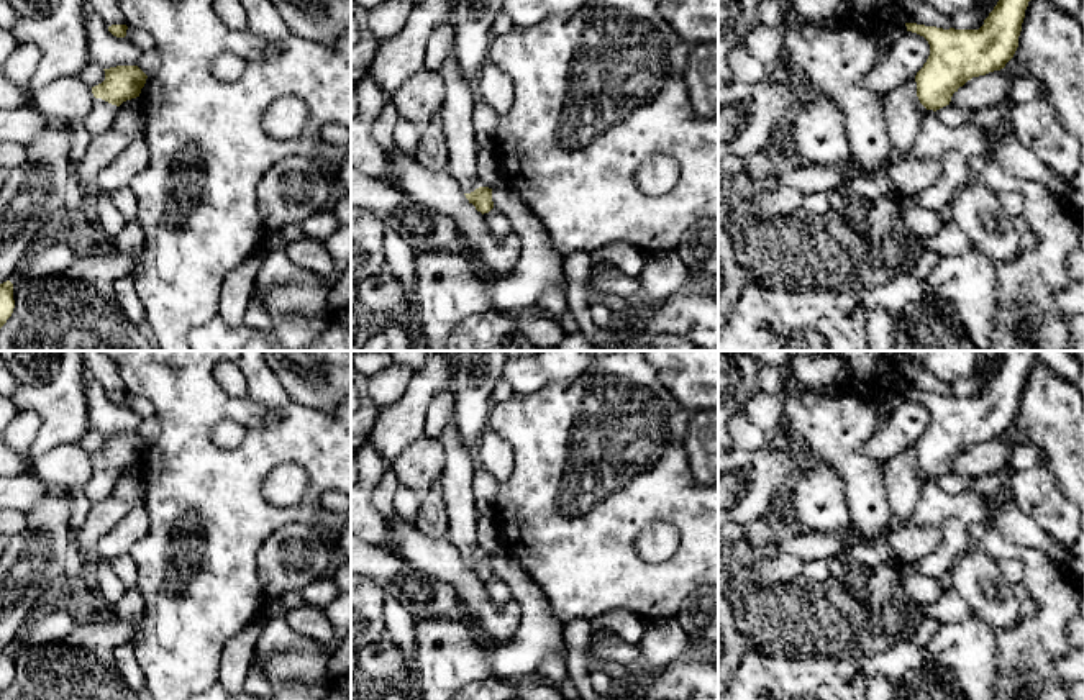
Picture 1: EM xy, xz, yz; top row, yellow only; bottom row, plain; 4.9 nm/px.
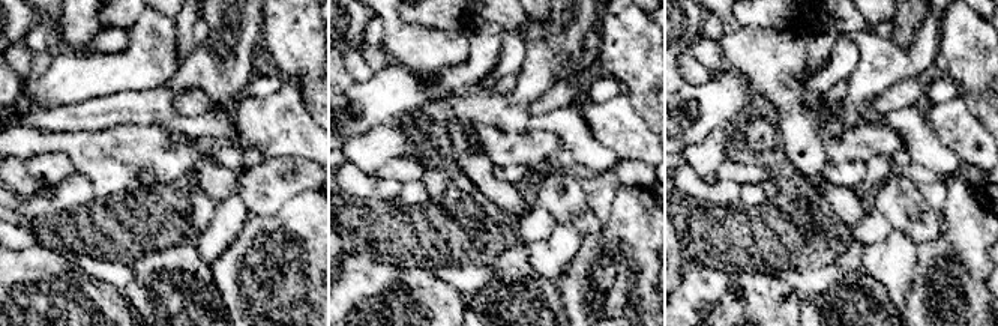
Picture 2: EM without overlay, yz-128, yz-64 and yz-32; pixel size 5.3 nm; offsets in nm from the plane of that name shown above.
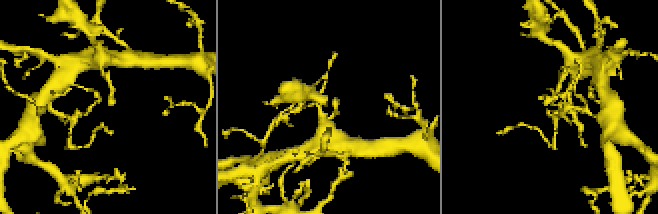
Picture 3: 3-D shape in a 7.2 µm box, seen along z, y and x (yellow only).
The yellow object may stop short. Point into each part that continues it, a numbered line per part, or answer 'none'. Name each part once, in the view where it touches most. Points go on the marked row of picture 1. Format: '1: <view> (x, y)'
1: xy (102, 115)

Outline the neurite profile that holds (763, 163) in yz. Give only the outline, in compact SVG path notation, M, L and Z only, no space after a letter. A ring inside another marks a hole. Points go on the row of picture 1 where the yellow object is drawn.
M776 133L771 134L769 141L763 149L758 152L749 154L743 159L746 172L754 177L761 179L772 172L777 172L777 164L781 161L779 143Z

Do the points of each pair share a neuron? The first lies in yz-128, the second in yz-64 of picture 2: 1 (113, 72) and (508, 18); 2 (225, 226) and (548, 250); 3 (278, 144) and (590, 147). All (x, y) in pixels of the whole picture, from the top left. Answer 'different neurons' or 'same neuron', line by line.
1: different neurons
2: same neuron
3: different neurons

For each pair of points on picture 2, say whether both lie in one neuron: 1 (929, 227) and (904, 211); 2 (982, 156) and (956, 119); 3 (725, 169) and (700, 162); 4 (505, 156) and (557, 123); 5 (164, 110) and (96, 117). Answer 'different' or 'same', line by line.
1: same
2: same
3: different
4: different
5: same

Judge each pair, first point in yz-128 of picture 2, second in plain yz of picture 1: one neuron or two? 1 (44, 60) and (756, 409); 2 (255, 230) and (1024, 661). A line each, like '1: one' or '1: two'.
1: one
2: one

